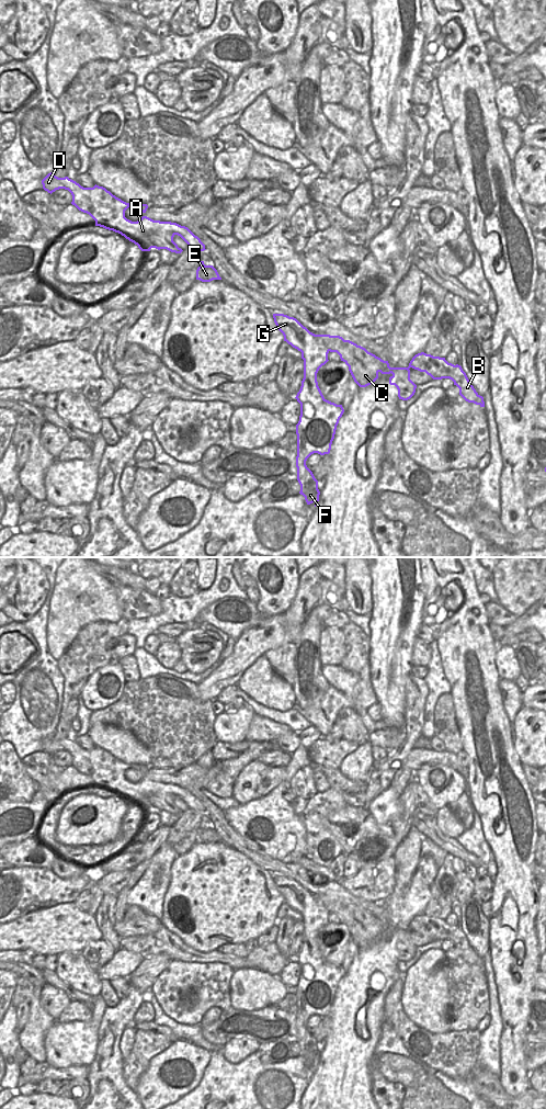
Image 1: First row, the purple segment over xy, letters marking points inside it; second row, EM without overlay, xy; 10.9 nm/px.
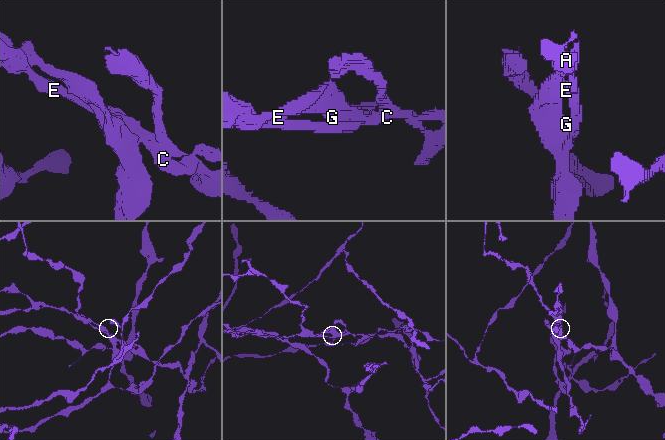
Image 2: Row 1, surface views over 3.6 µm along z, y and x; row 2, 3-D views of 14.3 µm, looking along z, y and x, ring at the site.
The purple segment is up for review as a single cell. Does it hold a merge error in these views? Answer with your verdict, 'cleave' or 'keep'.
cleave

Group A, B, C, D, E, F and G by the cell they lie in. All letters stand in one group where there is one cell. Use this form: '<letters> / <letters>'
A B C E / D F G

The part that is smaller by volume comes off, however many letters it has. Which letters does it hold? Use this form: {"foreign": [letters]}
{"foreign": ["A", "B", "C", "E"]}

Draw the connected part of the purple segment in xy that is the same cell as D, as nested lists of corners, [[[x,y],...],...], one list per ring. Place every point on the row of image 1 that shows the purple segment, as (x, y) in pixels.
[[[55,172],[48,173],[42,180],[43,189],[48,193],[56,190],[68,190],[72,195],[71,204],[79,211],[89,214],[94,220],[95,226],[105,229],[120,216],[125,217],[125,211],[128,207],[139,208],[146,213],[148,205],[143,203],[126,203],[113,195],[103,186],[94,185],[93,188],[83,188],[68,177],[58,178]]]

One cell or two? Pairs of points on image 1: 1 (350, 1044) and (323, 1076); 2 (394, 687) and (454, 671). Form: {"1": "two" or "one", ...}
{"1": "one", "2": "two"}

